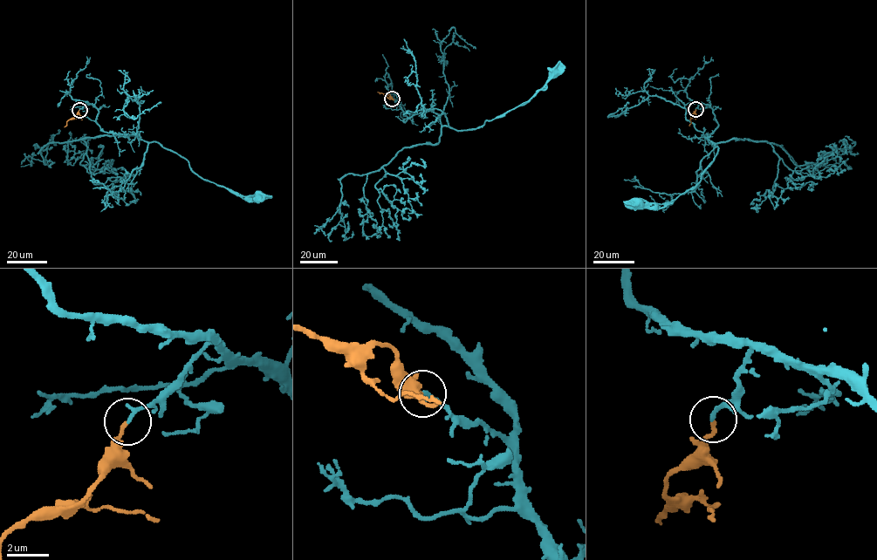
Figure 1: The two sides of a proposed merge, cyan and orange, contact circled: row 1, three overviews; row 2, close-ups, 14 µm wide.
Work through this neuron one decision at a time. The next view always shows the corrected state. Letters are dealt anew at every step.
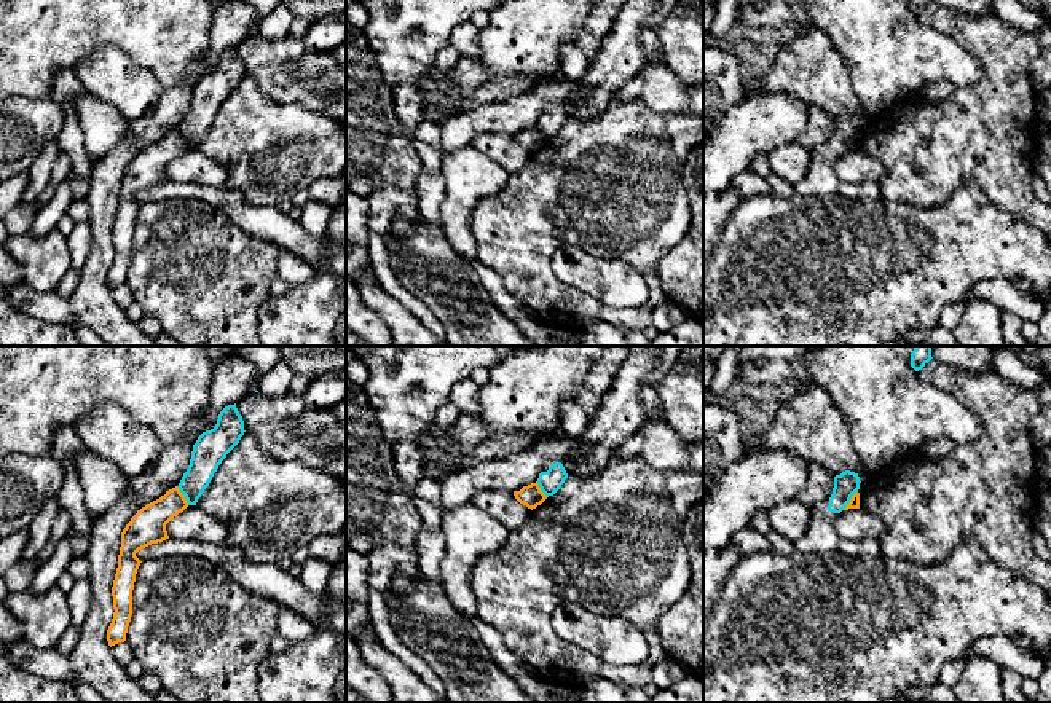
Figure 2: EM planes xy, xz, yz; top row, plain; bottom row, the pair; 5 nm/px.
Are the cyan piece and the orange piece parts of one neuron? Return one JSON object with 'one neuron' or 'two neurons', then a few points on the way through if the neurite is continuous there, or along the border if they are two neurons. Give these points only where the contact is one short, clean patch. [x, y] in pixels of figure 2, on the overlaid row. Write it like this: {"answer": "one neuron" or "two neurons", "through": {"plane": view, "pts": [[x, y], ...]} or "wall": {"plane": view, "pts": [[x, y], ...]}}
{"answer": "two neurons", "wall": {"plane": "yz", "pts": [[857, 491], [842, 509]]}}

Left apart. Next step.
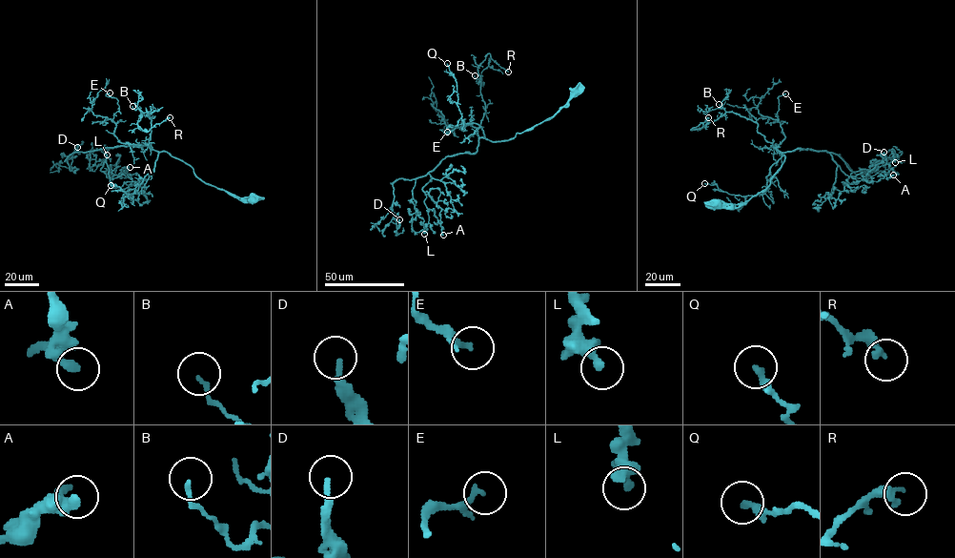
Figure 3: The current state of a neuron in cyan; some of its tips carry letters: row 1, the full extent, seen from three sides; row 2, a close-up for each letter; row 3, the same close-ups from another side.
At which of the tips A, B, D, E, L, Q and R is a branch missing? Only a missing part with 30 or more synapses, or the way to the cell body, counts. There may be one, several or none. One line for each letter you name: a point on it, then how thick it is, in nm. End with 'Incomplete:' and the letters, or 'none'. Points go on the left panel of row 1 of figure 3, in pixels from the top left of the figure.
Incomplete: none

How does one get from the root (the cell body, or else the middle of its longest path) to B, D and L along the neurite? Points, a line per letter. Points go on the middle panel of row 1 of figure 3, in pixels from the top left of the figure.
B: (575, 92), (551, 117), (518, 133), (511, 139), (492, 141), (477, 134), (485, 107), (480, 81), (475, 75)
D: (575, 92), (511, 139), (480, 137), (476, 152), (397, 179), (396, 228), (399, 219)
L: (575, 92), (553, 115), (511, 139), (480, 137), (476, 152), (448, 155), (418, 176), (412, 229), (424, 234)

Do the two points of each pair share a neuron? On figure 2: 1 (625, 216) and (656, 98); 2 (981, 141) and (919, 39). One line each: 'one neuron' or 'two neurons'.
1: two neurons
2: two neurons

